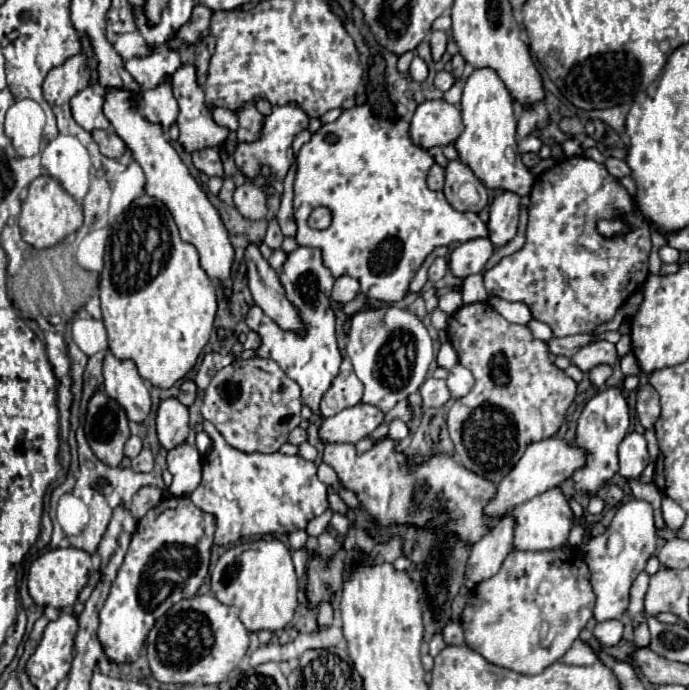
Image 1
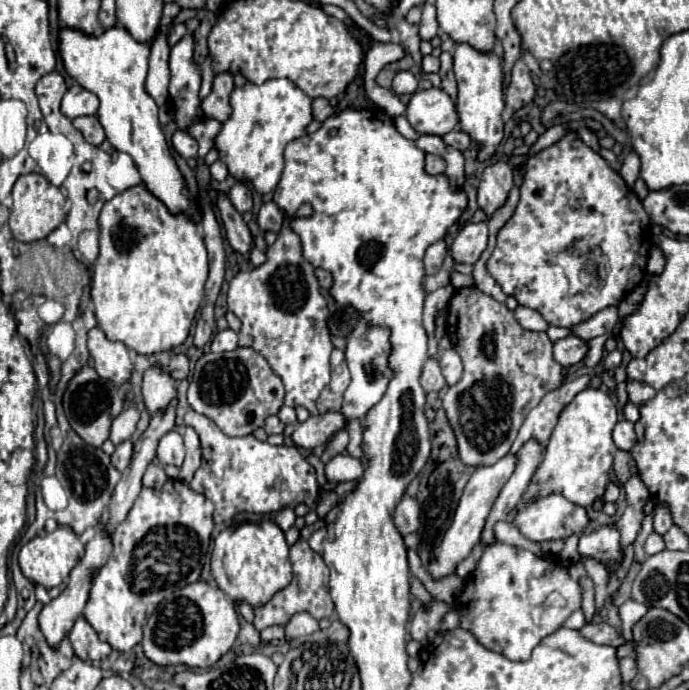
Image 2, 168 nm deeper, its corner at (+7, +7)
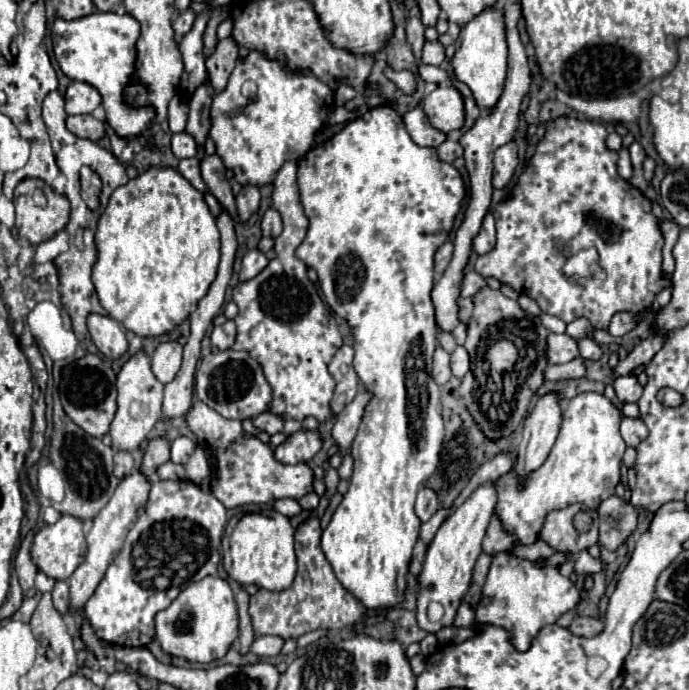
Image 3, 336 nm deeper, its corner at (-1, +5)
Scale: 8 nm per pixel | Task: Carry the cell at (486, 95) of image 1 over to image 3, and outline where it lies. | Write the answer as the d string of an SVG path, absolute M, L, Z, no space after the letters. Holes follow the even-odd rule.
M494 6L490 10L484 10L478 18L470 20L460 30L460 36L456 40L456 54L452 58L456 78L468 84L480 110L486 112L494 110L498 98L502 96L504 80L506 80L506 60L508 60L508 46L504 36L504 22L502 22L502 14Z

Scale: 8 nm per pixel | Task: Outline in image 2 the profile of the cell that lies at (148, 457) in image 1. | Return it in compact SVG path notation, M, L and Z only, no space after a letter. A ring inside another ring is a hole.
M126 440L126 442L118 444L116 450L114 450L114 454L110 458L112 458L114 468L118 468L122 472L130 464L130 458L132 458L132 442Z

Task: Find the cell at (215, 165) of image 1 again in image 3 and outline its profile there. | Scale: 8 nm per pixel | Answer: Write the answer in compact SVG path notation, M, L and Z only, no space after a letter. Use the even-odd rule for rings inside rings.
M186 132L174 134L172 136L172 152L174 152L176 158L194 158L196 152L198 152L196 140Z

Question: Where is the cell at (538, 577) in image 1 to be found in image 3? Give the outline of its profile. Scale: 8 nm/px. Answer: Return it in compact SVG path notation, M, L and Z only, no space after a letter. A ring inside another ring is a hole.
M500 552L492 558L488 578L482 588L482 598L474 606L474 612L476 620L504 628L510 634L510 644L518 652L526 652L544 626L554 624L562 614L574 610L580 600L582 598L576 584L562 576L556 566L540 568L526 558L518 558L510 552Z

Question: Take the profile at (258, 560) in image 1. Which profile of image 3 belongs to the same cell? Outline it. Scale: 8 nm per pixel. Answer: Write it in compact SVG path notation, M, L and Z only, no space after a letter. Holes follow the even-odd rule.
M276 510L272 512L245 513L234 526L232 534L223 538L222 564L228 578L240 586L258 586L268 592L282 592L292 586L296 576L294 554L294 528L290 520Z

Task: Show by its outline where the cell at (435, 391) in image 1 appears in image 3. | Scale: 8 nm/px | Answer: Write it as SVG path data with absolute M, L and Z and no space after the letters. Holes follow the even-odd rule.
M440 346L434 352L434 370L432 370L432 378L438 386L444 386L450 380L452 372L450 372L450 354L444 352Z

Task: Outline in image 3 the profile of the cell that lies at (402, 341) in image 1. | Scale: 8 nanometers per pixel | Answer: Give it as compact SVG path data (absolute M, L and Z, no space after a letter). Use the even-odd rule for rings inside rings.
M362 388L356 398L336 416L336 424L332 428L332 436L336 440L336 444L340 446L340 454L346 454L346 450L350 448L352 440L356 438L356 432L358 432L358 426L362 422L362 416L364 416L364 408L366 404L372 400L372 394Z

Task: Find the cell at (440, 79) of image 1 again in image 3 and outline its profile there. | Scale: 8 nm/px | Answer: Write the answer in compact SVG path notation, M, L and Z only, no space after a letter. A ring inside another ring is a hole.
M426 42L424 50L422 50L422 62L424 64L432 64L432 66L440 66L444 62L444 48L440 42Z

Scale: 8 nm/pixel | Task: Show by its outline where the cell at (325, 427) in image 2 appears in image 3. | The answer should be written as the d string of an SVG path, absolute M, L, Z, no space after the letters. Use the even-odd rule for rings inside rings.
M298 430L274 450L274 456L284 464L298 464L312 460L320 448L322 436L318 430Z

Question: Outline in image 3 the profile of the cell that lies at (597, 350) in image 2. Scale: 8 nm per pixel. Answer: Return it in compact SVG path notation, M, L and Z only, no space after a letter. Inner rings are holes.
M582 338L578 340L578 348L580 348L580 356L584 360L600 360L602 358L602 348L596 340L592 338Z

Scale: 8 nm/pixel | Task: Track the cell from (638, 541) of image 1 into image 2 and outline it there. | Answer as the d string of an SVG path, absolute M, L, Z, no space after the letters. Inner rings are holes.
M602 526L592 534L582 534L578 542L580 556L590 556L602 564L618 564L622 560L620 532L616 526Z

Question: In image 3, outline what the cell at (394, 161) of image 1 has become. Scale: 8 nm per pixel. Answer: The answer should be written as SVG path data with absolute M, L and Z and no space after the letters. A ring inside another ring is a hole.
M384 104L384 106L370 108L356 120L348 122L344 126L344 130L338 132L332 140L324 142L322 146L312 148L304 158L300 158L298 160L298 190L300 190L300 204L304 208L304 214L310 220L310 226L308 226L308 234L306 234L304 242L296 248L296 256L306 266L310 266L318 272L320 288L322 288L322 294L324 294L330 310L348 322L354 342L356 342L354 344L356 374L360 378L360 384L372 392L372 400L366 406L362 424L352 442L354 474L350 478L350 488L342 496L342 502L338 504L326 530L322 532L322 552L326 554L326 560L330 562L340 584L354 598L358 598L364 608L386 614L392 606L398 606L404 602L404 592L408 588L408 574L410 574L408 568L410 568L410 560L412 560L412 550L414 550L414 544L416 544L418 532L420 532L420 520L414 514L416 492L438 468L438 460L440 460L440 452L442 452L442 444L444 444L444 420L440 416L440 388L432 380L432 354L436 350L438 322L434 316L434 304L432 304L430 292L432 292L432 284L434 284L432 282L434 280L434 252L448 240L448 234L452 232L454 220L456 220L458 212L462 210L462 202L466 198L466 186L464 186L460 172L452 164L438 160L434 148L422 148L422 146L414 144L414 140L410 138L410 134L404 128L402 116L392 106Z

